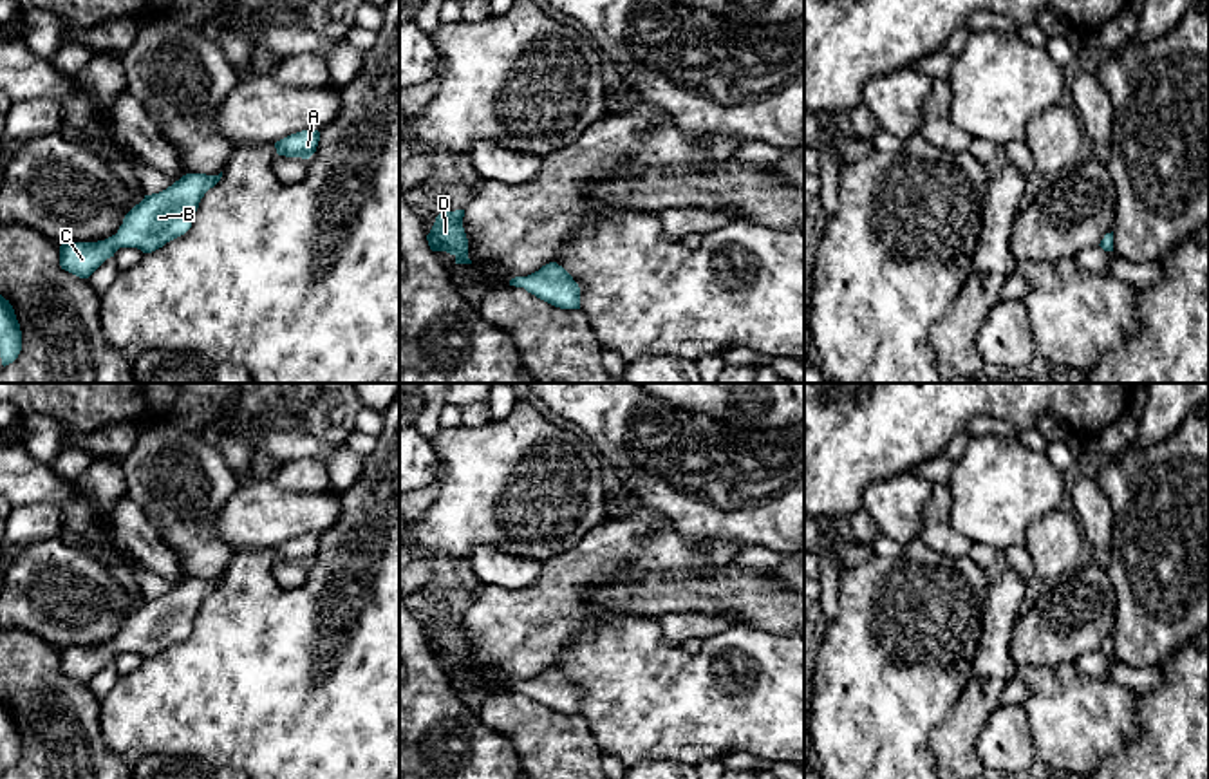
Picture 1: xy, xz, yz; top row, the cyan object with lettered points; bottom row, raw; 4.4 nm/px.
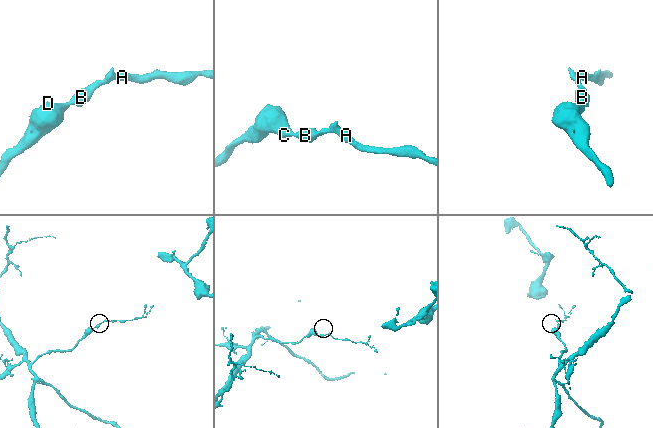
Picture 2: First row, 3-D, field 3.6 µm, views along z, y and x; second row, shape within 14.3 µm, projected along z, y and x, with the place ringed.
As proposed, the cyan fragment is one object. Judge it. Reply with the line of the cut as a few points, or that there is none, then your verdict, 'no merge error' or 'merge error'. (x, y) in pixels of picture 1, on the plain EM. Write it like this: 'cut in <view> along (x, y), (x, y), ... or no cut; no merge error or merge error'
no cut; no merge error

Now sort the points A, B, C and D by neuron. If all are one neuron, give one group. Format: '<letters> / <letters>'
A B C D

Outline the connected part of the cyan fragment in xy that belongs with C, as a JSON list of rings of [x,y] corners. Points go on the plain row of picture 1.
[[[186,578],[159,598],[145,600],[123,624],[117,638],[98,647],[69,647],[60,651],[61,674],[89,683],[119,652],[152,658],[184,640],[193,627],[204,598],[222,582]]]

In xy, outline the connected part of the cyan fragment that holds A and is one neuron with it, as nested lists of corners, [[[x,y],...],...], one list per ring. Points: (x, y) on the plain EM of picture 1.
[[[302,535],[276,546],[275,553],[278,560],[309,564],[316,557],[318,546],[318,535]]]

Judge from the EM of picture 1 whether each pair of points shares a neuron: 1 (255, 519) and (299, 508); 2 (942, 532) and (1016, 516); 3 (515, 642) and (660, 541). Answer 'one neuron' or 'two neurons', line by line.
1: one neuron
2: two neurons
3: one neuron

